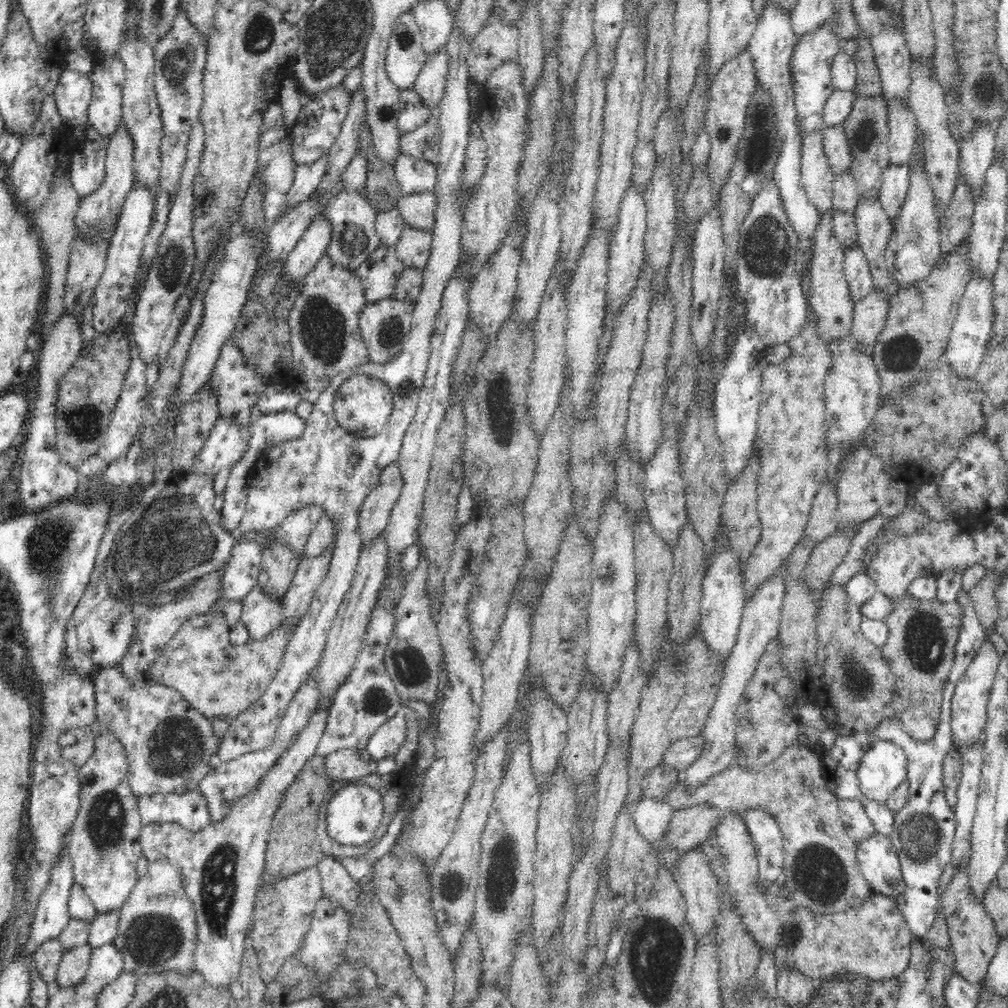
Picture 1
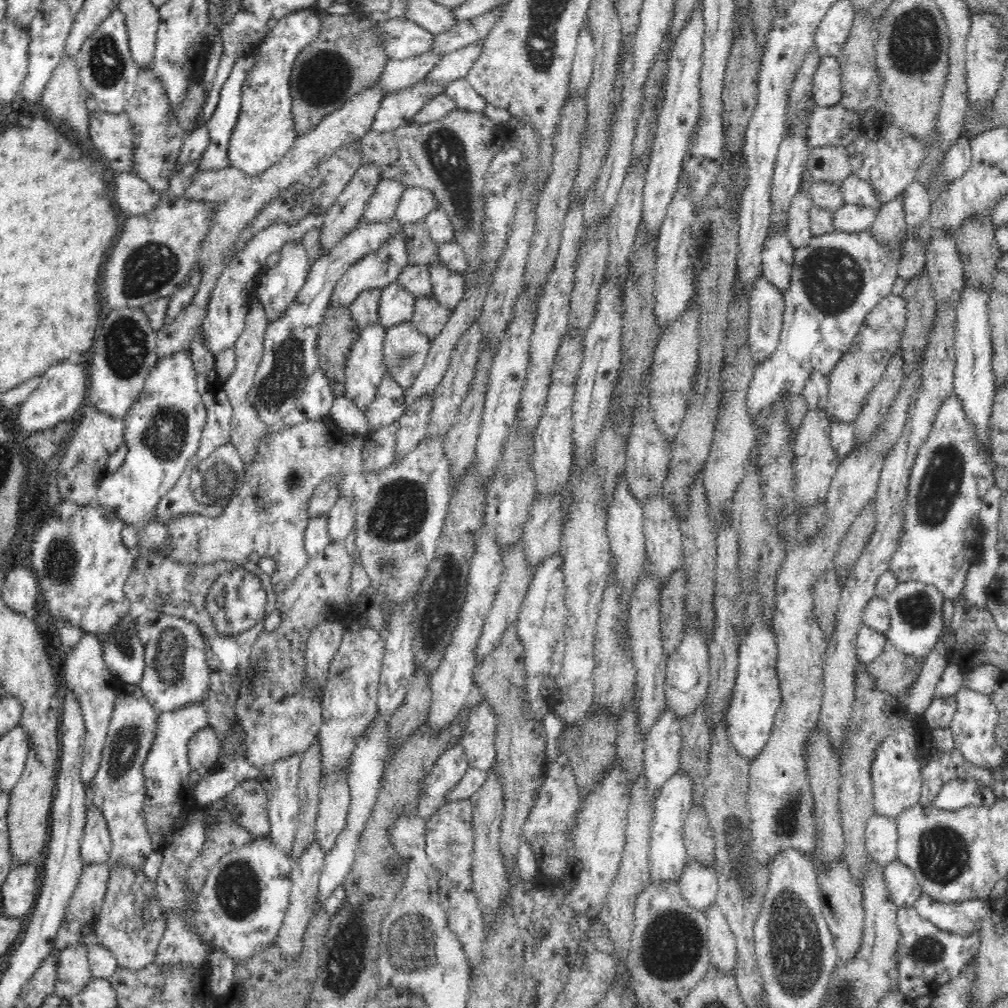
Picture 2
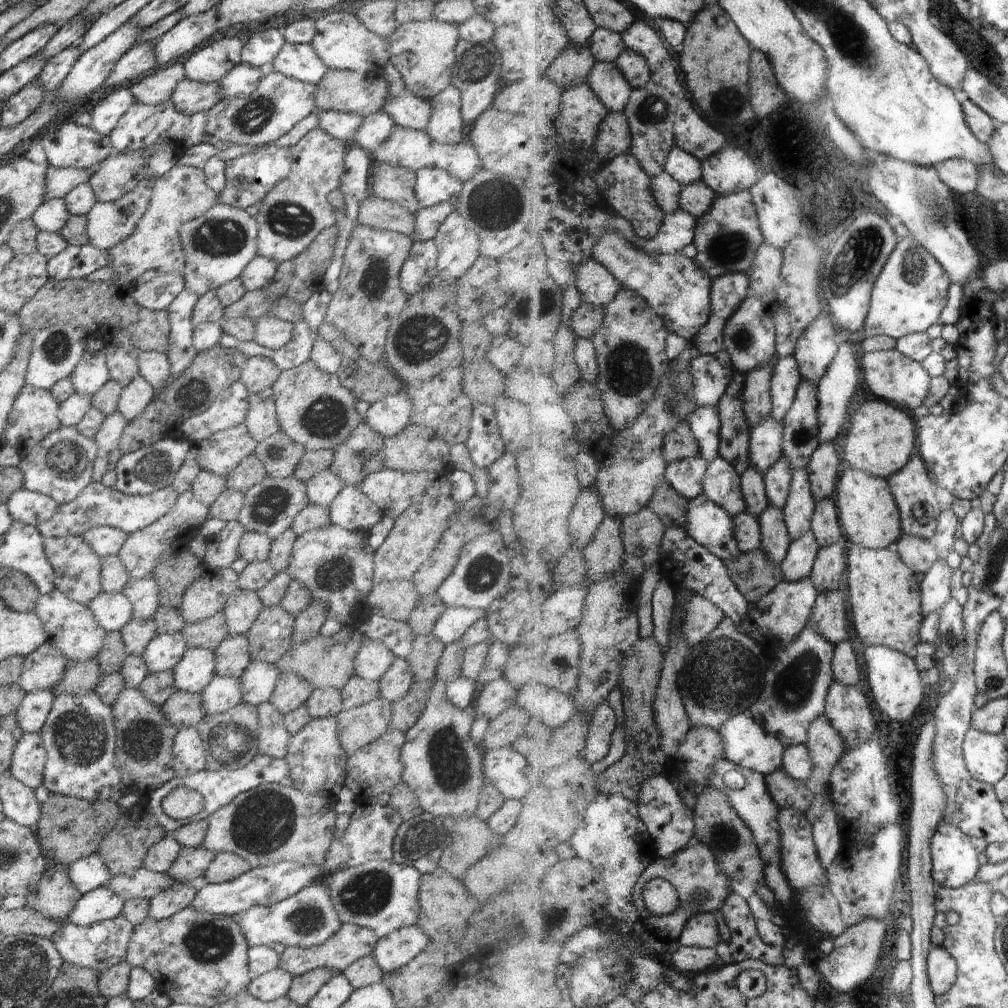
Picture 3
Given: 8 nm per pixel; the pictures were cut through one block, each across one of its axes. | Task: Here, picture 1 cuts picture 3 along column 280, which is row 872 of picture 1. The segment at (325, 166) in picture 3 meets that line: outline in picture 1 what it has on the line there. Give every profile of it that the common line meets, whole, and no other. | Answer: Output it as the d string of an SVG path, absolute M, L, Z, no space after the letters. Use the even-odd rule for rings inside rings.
M320 705L312 713L307 725L293 738L293 743L276 759L274 766L260 779L260 782L248 793L233 800L229 806L227 817L218 822L211 821L198 832L191 832L183 828L180 823L161 822L143 825L140 832L142 854L149 864L156 860L170 862L180 867L185 893L190 897L195 908L197 939L194 953L195 968L206 977L211 986L228 987L240 974L242 955L249 944L247 932L253 920L255 900L261 882L261 874L265 865L265 852L270 830L272 830L273 814L276 812L284 791L295 781L301 768L314 756L318 750L318 743L324 734L329 708Z

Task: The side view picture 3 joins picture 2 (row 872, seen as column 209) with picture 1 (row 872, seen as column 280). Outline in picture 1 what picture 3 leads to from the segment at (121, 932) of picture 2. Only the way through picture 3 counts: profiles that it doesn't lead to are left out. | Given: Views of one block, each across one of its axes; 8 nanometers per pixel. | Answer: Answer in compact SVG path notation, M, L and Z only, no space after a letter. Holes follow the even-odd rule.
M95 719L90 728L94 735L94 752L86 763L77 769L80 781L80 806L71 826L68 853L70 853L72 865L74 865L75 882L91 898L96 914L102 914L121 909L139 881L137 862L143 855L139 840L144 824L141 821L137 798L128 784L129 762L124 745L114 735L114 731L109 728L108 724L102 726L100 721Z

